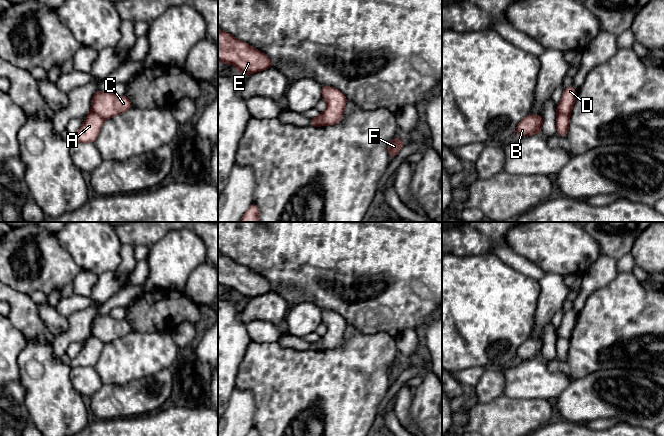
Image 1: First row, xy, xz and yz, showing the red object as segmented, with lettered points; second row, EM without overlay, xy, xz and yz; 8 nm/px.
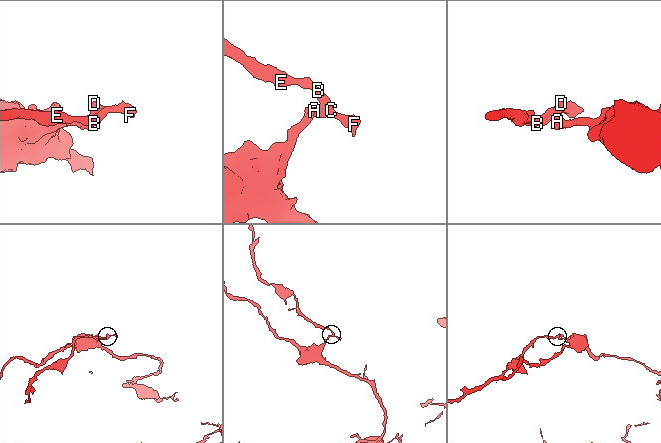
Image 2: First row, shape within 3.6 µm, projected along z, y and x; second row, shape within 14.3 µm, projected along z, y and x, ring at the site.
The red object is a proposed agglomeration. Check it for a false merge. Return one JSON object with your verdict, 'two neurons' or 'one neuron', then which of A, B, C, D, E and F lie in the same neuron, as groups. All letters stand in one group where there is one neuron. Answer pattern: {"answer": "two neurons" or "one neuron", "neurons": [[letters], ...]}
{"answer": "two neurons", "neurons": [["A"], ["B", "C", "D", "E", "F"]]}

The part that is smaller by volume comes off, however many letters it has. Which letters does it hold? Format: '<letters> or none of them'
B, C, D, E, F

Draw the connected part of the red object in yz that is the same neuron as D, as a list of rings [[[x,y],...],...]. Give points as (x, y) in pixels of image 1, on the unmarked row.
[[[571,309],[565,312],[561,321],[561,324],[556,332],[556,337],[570,339],[574,326],[576,324],[577,314]]]

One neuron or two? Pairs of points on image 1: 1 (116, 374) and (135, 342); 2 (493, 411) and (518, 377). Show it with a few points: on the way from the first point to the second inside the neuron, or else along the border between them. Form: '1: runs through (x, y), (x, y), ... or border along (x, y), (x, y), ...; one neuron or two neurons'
1: runs through (119, 366), (135, 350); one neuron
2: border along (503, 395), (527, 398); two neurons

